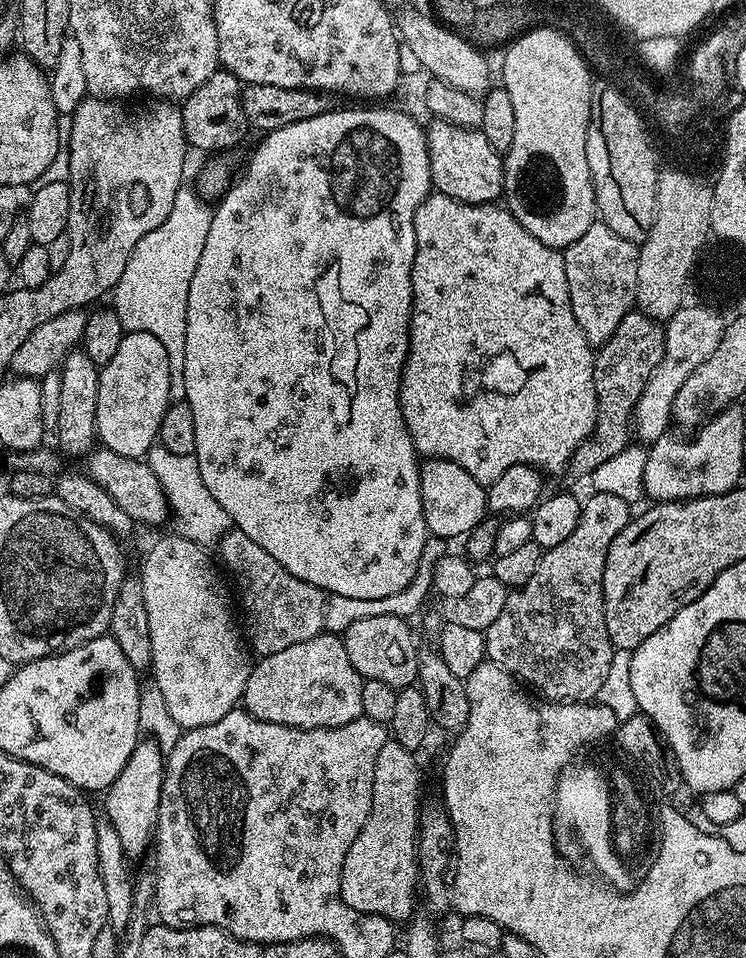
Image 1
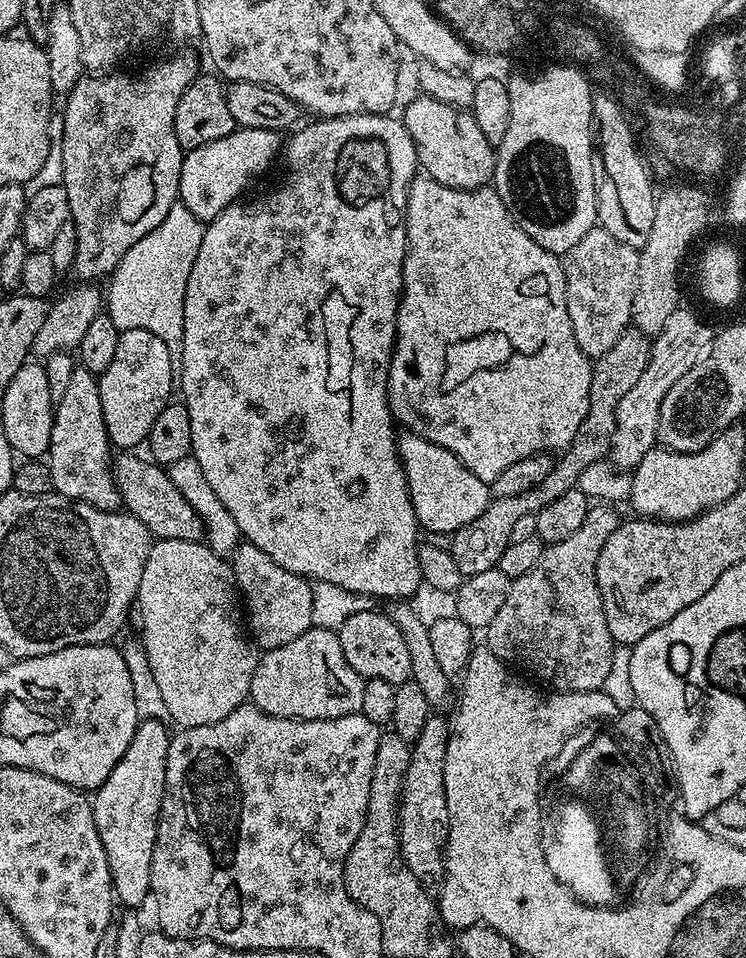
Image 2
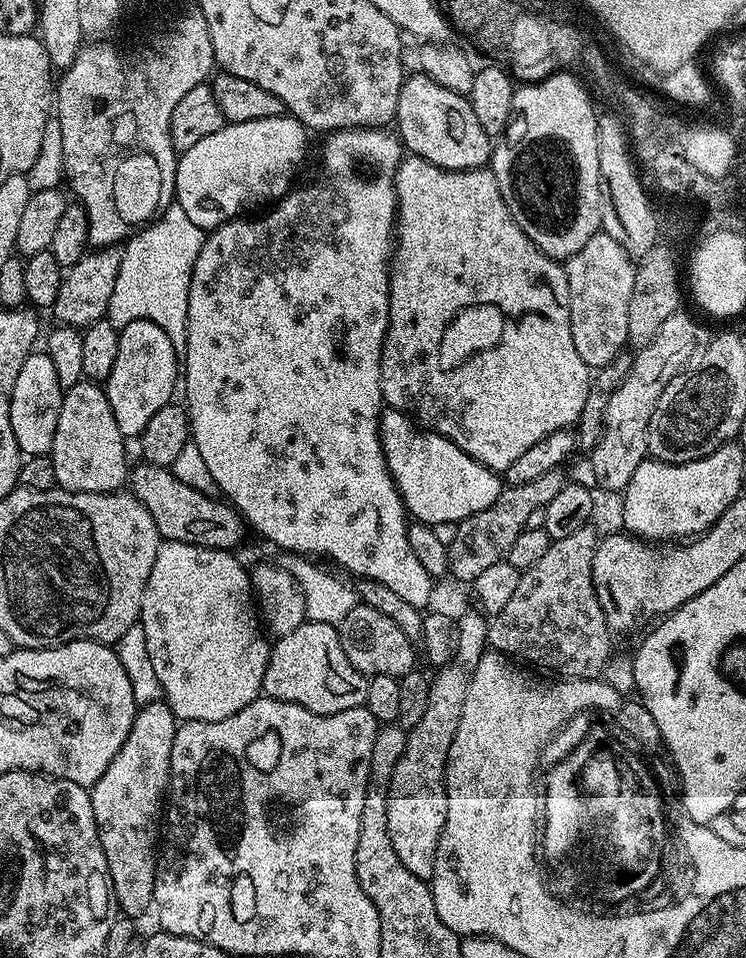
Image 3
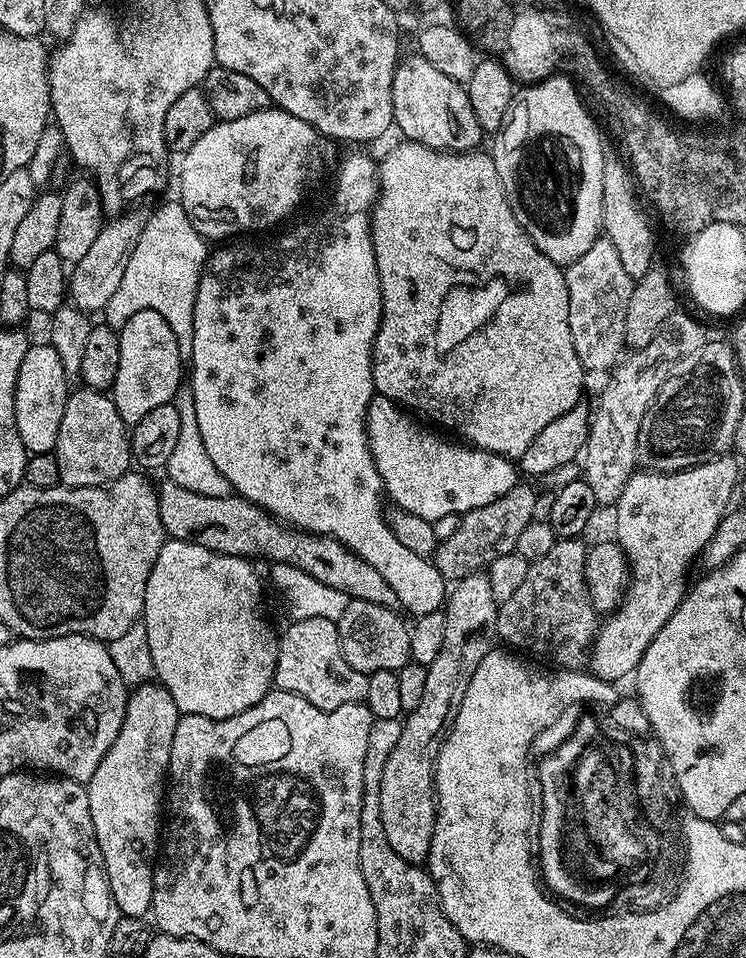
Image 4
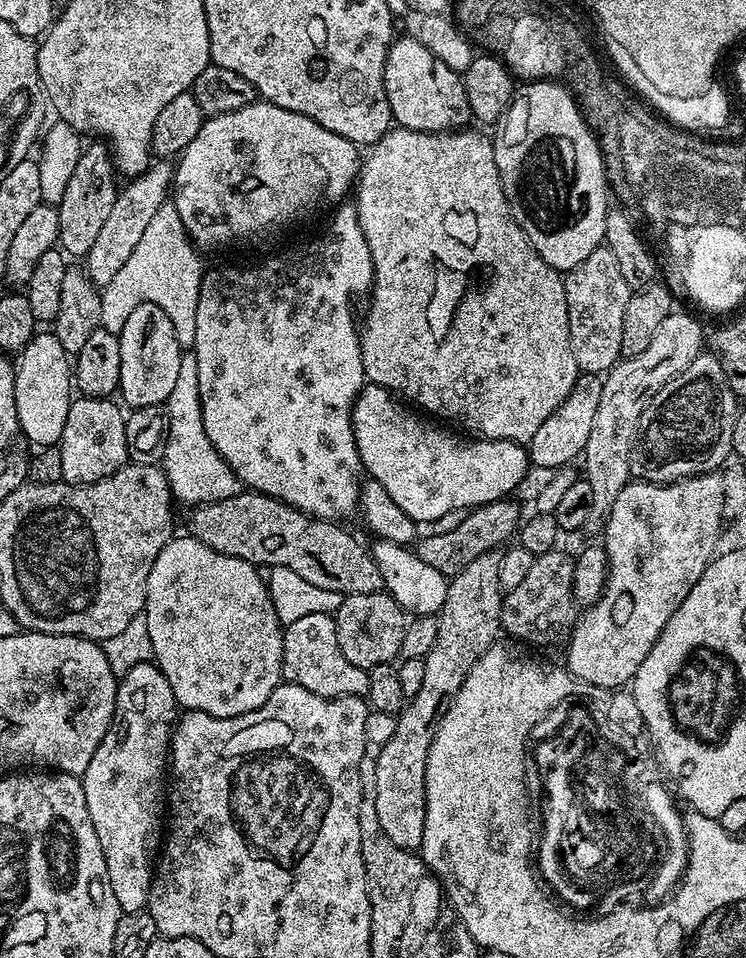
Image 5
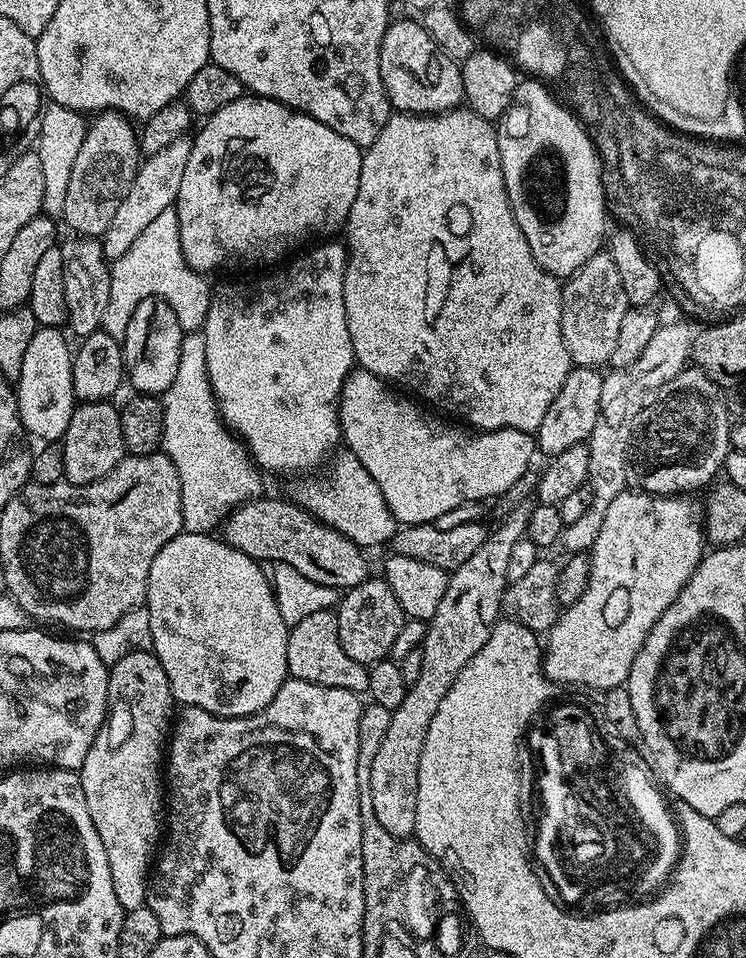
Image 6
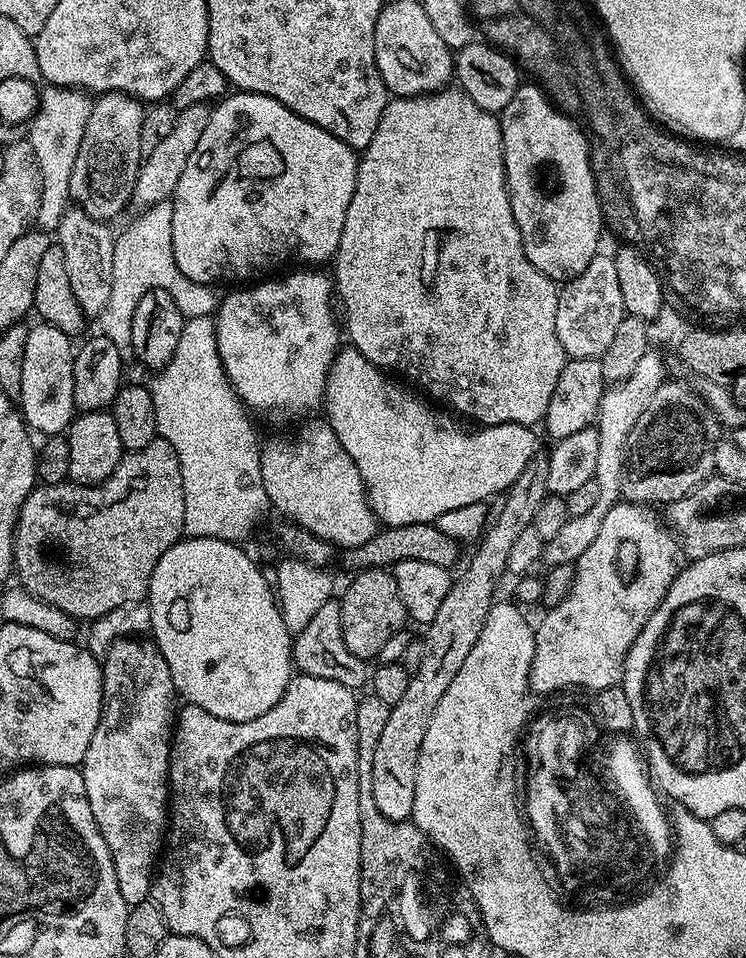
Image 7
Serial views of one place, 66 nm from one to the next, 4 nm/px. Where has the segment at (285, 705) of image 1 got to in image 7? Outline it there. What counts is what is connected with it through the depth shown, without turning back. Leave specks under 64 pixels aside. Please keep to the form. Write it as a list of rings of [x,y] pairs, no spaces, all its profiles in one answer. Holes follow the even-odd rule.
[[[333,598],[321,606],[314,618],[306,622],[306,630],[295,633],[292,642],[292,662],[297,673],[326,678],[330,682],[338,682],[353,690],[367,685],[370,680],[370,668],[365,661],[358,659],[350,650],[346,650],[346,642],[342,638],[342,610],[339,599]]]

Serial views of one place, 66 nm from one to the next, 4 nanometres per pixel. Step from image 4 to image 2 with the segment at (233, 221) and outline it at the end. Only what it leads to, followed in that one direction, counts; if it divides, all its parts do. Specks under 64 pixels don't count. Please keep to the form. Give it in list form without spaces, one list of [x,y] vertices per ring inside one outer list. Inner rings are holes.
[[[237,127],[235,132],[226,134],[226,138],[218,138],[218,142],[206,142],[206,146],[198,146],[191,149],[185,155],[180,171],[180,195],[179,203],[184,204],[202,221],[209,221],[215,218],[219,212],[226,210],[232,204],[237,203],[245,195],[244,192],[252,184],[255,176],[260,176],[272,164],[272,159],[276,156],[276,151],[281,151],[281,133],[262,130],[261,128],[241,128]]]

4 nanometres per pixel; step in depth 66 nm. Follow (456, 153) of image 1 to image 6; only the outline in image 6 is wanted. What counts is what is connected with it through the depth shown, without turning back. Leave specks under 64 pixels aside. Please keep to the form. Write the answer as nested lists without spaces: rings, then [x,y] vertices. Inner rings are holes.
[[[393,19],[388,25],[380,47],[380,73],[388,103],[397,113],[409,116],[434,116],[437,112],[448,112],[465,103],[464,83],[460,73],[460,64],[451,60],[445,52],[430,38],[423,23],[412,20]]]

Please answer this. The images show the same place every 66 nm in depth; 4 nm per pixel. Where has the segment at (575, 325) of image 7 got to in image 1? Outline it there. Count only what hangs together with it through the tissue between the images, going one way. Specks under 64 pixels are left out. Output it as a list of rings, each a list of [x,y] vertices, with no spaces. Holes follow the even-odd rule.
[[[593,221],[590,229],[563,251],[571,310],[588,343],[600,347],[609,340],[625,314],[635,305],[639,247],[614,234],[603,221]]]

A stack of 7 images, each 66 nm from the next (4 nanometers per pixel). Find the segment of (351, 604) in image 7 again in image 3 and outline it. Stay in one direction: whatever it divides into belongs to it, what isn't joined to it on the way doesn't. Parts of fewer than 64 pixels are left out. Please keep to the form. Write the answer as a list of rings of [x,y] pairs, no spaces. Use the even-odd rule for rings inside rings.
[[[363,602],[357,603],[356,608],[350,610],[350,614],[346,614],[346,618],[342,618],[338,627],[342,650],[346,650],[346,658],[350,658],[350,666],[357,668],[364,676],[371,678],[378,674],[386,674],[399,678],[417,667],[418,652],[417,649],[416,652],[412,649],[415,648],[413,640],[406,638],[406,634],[402,634],[402,630],[398,630],[398,622],[386,618],[386,614],[382,614],[382,610],[374,610]]]

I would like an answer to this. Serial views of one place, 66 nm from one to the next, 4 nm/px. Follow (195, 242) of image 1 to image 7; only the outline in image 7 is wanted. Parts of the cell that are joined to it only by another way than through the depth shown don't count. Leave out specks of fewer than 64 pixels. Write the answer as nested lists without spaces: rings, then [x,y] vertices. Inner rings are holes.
[[[171,199],[163,200],[154,206],[145,208],[136,216],[138,217],[130,221],[116,236],[116,245],[114,246],[114,282],[110,282],[110,298],[107,300],[106,306],[102,306],[98,317],[98,323],[100,323],[100,328],[98,328],[99,335],[110,338],[110,342],[114,342],[114,346],[118,346],[118,350],[122,354],[127,353],[132,347],[134,310],[138,306],[138,302],[148,292],[162,290],[166,294],[170,294],[170,298],[174,298],[178,310],[185,318],[212,316],[218,307],[218,296],[212,293],[215,291],[209,285],[199,284],[190,278],[186,278],[186,274],[182,274],[182,270],[178,270],[178,266],[174,262],[174,250],[172,249],[174,210],[172,209]]]

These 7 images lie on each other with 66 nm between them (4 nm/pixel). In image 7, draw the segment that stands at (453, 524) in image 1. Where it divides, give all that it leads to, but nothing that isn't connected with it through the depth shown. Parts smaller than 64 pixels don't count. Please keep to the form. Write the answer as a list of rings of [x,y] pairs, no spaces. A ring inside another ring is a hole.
[[[344,346],[337,351],[328,371],[322,401],[323,411],[328,411],[326,419],[329,426],[334,434],[338,434],[338,442],[342,442],[346,454],[354,458],[362,474],[368,501],[381,525],[397,528],[431,524],[440,515],[460,506],[491,501],[491,496],[507,493],[518,474],[522,474],[537,455],[536,436],[532,433],[535,431],[529,425],[485,424],[467,428],[459,424],[464,422],[455,415],[433,406],[423,395],[415,396],[410,389],[403,388],[408,386],[395,384],[391,379],[395,380],[386,374],[385,369],[370,363],[357,348]]]

